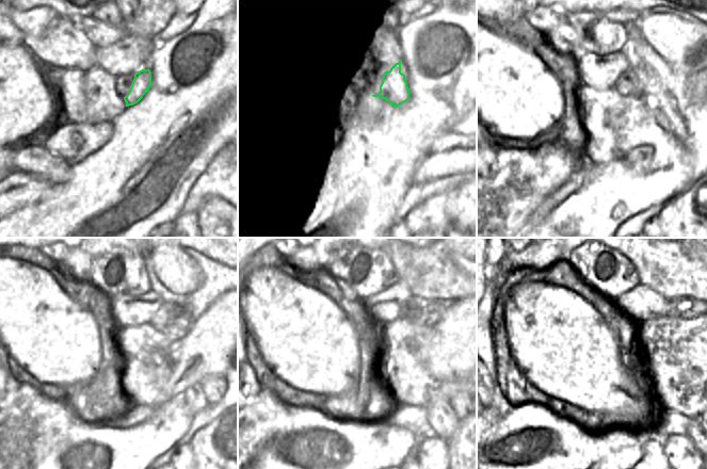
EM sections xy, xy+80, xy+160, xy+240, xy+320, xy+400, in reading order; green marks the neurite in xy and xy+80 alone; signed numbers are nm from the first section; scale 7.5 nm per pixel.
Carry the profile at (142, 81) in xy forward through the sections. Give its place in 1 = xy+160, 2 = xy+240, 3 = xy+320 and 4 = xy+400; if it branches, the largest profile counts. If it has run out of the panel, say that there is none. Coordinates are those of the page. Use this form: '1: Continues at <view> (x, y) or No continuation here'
1: Continues at xy+160 (629, 84)
2: Continues at xy+240 (173, 319)
3: Continues at xy+320 (420, 310)
4: Continues at xy+400 (677, 307).

